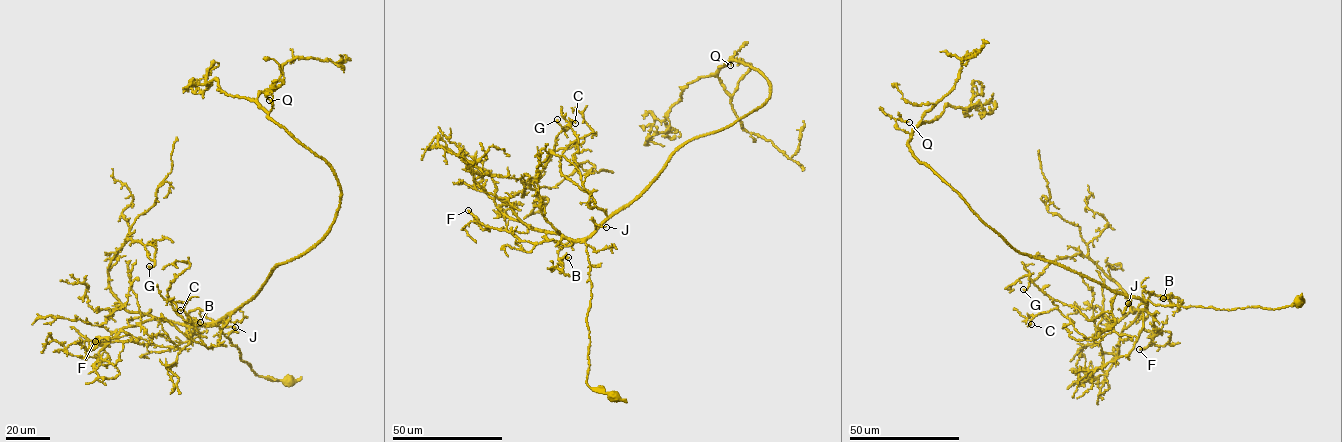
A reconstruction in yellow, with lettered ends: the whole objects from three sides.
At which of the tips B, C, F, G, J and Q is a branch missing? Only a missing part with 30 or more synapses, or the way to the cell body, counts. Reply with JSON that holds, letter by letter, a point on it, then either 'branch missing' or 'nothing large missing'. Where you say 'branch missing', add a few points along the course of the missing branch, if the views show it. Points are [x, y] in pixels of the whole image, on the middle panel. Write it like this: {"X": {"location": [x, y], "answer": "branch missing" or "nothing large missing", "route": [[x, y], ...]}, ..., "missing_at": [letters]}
{"B": {"location": [568, 257], "answer": "nothing large missing"}, "C": {"location": [575, 123], "answer": "nothing large missing"}, "F": {"location": [468, 210], "answer": "branch missing", "route": [[468, 210], [459, 195], [489, 205], [494, 201], [494, 204]]}, "G": {"location": [557, 119], "answer": "nothing large missing"}, "J": {"location": [606, 227], "answer": "nothing large missing"}, "Q": {"location": [730, 65], "answer": "nothing large missing"}, "missing_at": ["F"]}

